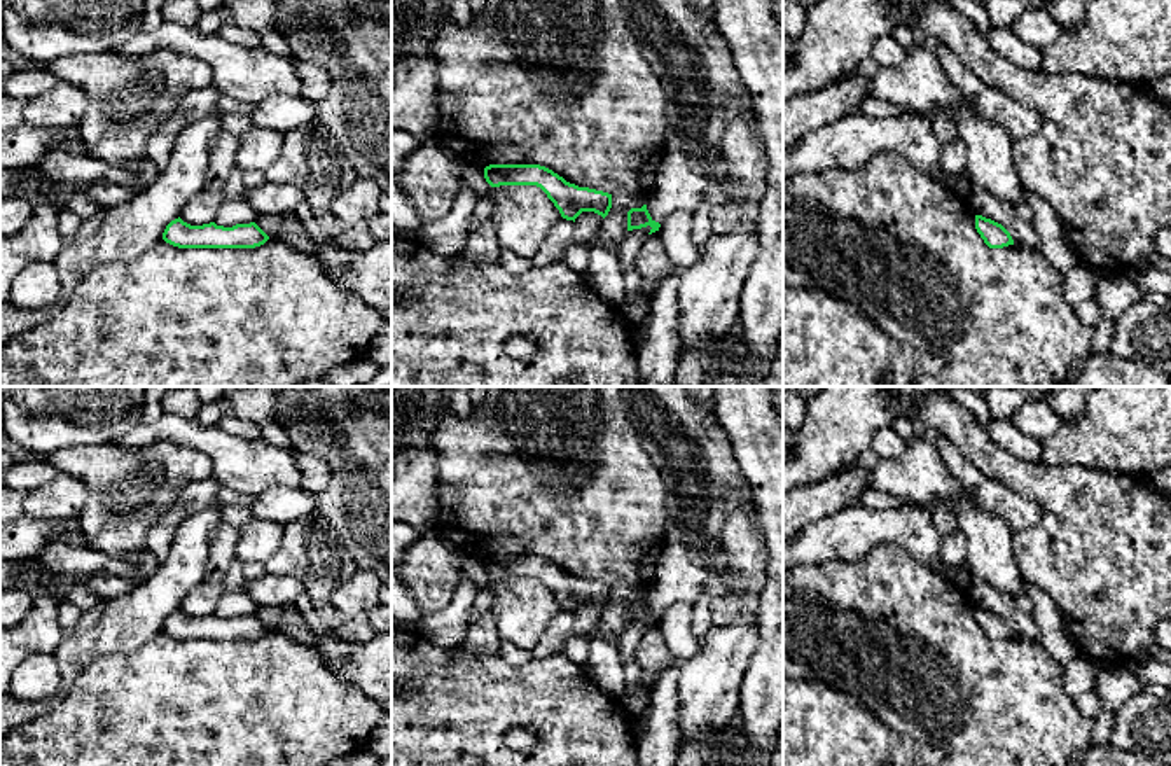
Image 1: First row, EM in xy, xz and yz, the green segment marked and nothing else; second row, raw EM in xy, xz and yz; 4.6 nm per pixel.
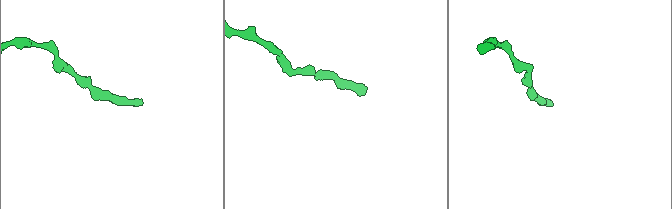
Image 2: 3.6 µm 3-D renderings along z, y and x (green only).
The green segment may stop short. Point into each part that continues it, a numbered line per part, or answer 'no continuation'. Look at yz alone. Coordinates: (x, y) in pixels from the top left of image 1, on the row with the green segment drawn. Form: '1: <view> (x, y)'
no continuation

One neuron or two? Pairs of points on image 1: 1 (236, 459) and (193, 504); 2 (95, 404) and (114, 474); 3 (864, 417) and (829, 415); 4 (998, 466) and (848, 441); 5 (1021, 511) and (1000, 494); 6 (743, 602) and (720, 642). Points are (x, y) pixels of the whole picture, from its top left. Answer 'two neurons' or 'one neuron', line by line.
1: two neurons
2: two neurons
3: one neuron
4: two neurons
5: one neuron
6: one neuron

